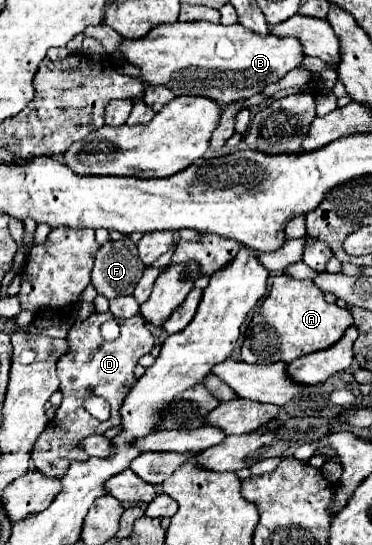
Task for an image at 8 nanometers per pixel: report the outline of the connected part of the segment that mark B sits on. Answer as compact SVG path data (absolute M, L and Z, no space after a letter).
M210 22L158 24L144 38L122 38L118 52L140 70L142 82L176 88L176 96L204 94L218 100L222 106L240 98L250 98L266 84L278 82L286 72L298 68L304 56L302 44L294 36L278 38L270 34L262 38L240 24L222 26Z

